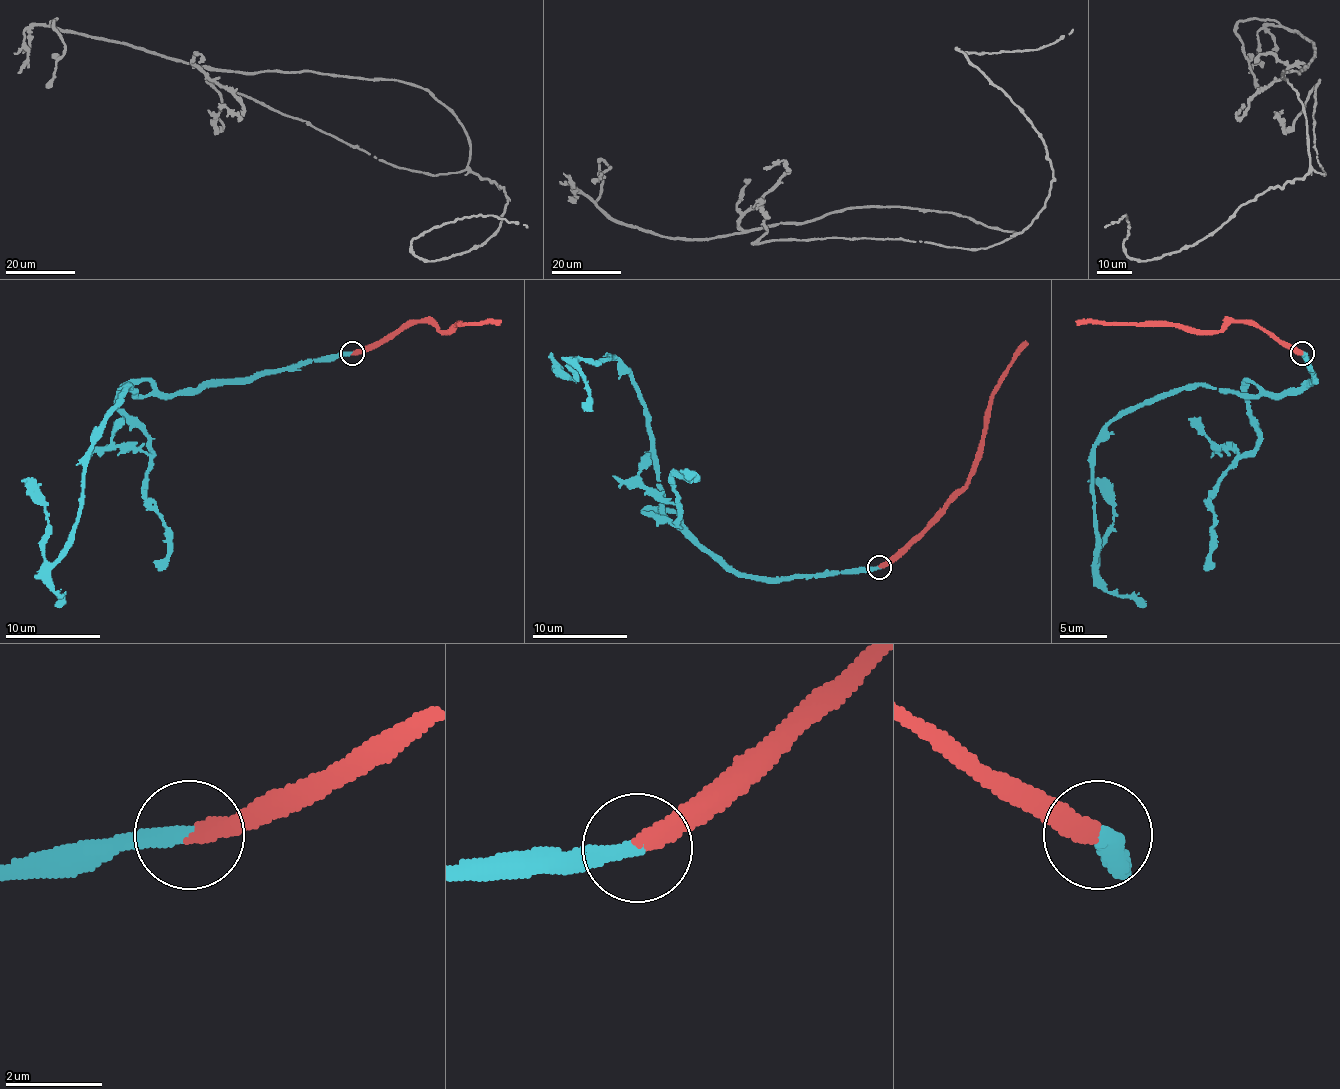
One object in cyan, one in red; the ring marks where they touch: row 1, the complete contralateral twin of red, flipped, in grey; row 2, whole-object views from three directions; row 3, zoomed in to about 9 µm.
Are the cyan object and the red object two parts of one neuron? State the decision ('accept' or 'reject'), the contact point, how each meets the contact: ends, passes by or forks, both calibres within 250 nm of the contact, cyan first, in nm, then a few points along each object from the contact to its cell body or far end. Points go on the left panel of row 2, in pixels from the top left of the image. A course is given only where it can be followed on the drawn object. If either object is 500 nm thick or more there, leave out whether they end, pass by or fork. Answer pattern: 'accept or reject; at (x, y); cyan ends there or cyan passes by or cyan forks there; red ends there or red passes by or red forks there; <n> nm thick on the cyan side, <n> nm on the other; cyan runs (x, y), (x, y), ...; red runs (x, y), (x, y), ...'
accept; at (352, 353); cyan ends there; red ends there; 320 nm thick on the cyan side, 300 nm on the other; cyan runs (353, 354), (175, 394), (137, 394), (128, 384), (90, 448), (71, 543), (52, 562), (45, 503), (23, 482); red runs (353, 354), (381, 344), (400, 328), (431, 323), (438, 330), (448, 330), (453, 325), (498, 320)

